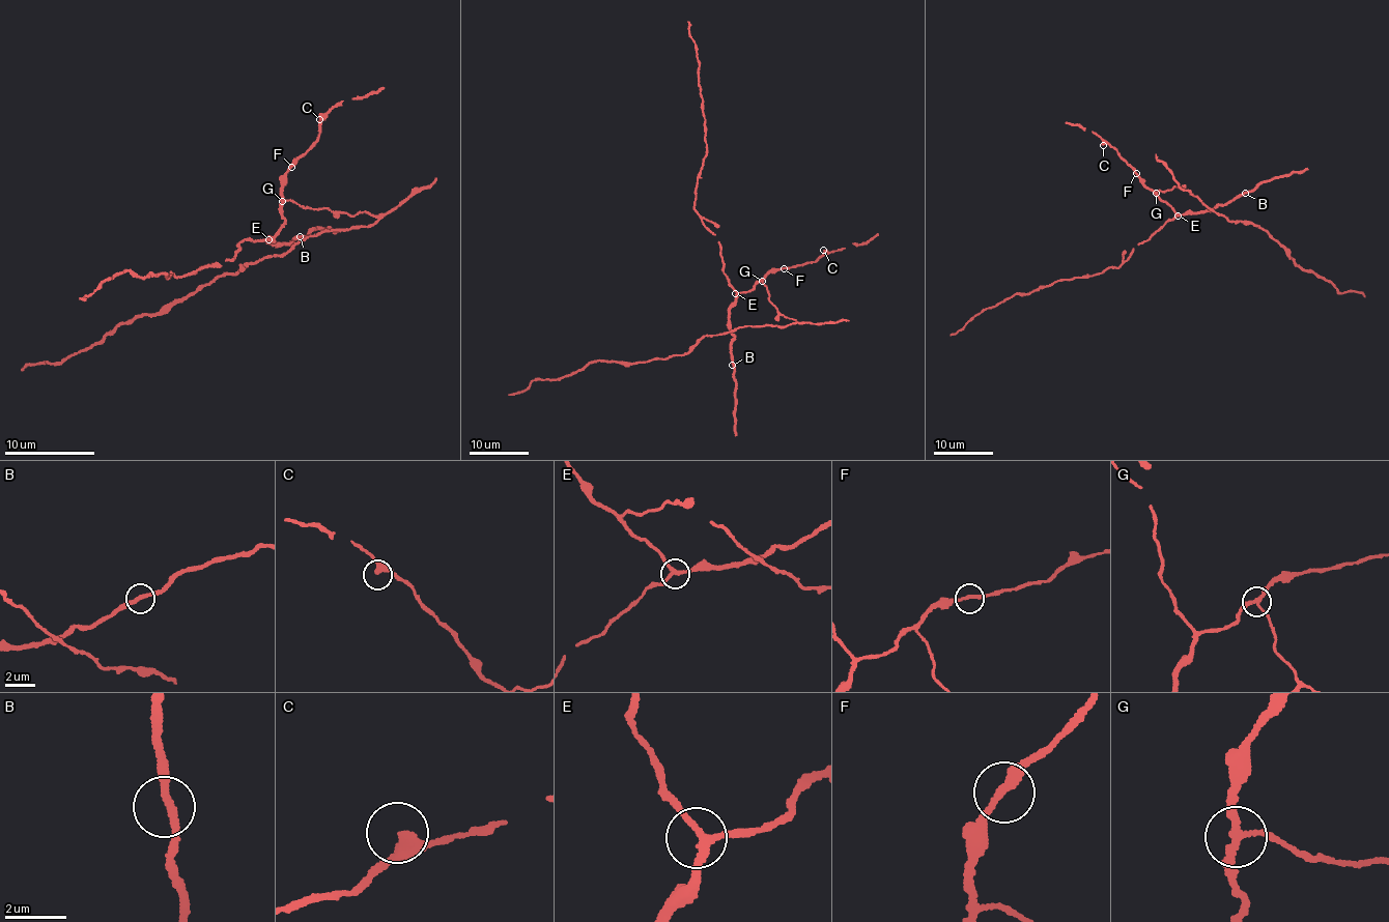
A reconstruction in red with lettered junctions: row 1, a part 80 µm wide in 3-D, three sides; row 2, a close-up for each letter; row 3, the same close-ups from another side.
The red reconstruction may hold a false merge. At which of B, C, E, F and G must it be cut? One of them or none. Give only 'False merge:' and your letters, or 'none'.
False merge: G

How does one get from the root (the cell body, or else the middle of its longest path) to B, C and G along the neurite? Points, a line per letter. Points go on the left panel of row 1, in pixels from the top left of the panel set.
B: (323, 207), (283, 202), (283, 224), (275, 241), (270, 241), (292, 245), (300, 236)
C: (323, 207), (308, 208), (281, 196), (289, 169), (311, 150), (317, 139), (320, 120)
G: (323, 207), (308, 208), (291, 200), (282, 202)

